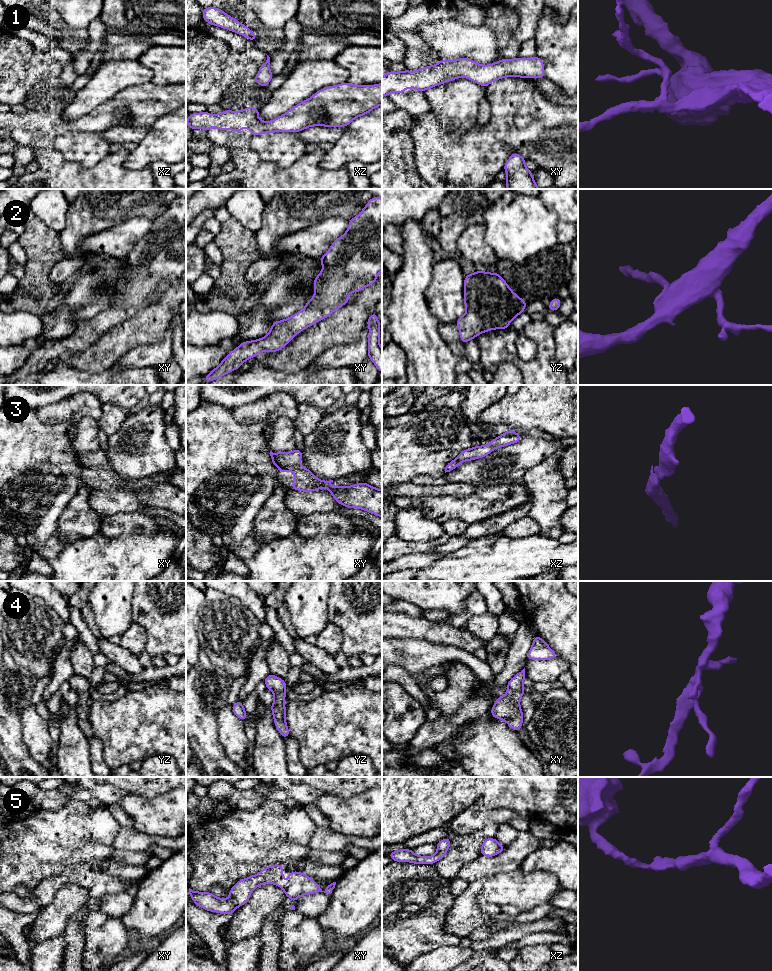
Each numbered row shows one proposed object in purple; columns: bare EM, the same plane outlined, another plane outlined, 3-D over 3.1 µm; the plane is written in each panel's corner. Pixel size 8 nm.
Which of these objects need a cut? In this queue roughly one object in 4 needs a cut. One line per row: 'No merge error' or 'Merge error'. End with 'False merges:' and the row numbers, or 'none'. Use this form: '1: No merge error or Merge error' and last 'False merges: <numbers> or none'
1: No merge error
2: No merge error
3: No merge error
4: No merge error
5: No merge error
False merges: none

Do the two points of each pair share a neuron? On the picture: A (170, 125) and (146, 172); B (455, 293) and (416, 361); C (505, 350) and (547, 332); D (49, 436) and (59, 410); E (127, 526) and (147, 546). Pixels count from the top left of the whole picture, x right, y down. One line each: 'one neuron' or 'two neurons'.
A: two neurons
B: two neurons
C: one neuron
D: two neurons
E: two neurons

